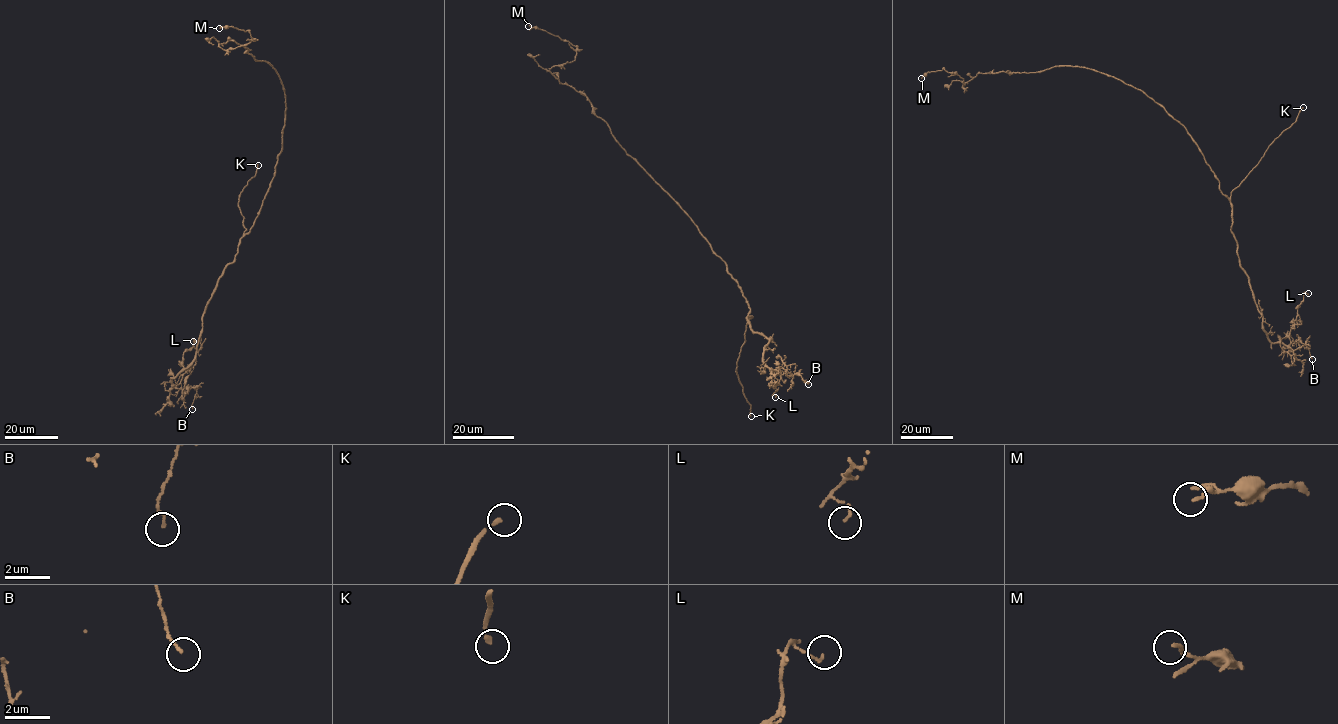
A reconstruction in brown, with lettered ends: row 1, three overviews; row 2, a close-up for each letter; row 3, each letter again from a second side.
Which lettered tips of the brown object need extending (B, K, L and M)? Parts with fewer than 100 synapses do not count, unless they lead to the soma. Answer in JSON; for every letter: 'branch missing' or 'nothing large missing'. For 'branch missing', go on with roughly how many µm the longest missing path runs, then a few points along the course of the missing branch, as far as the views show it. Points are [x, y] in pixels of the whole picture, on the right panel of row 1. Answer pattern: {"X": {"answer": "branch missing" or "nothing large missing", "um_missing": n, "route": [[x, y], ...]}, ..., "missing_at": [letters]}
{"B": {"answer": "nothing large missing"}, "K": {"answer": "branch missing", "um_missing": 25, "route": [[1303, 107], [1315, 87], [1323, 80], [1326, 57]]}, "L": {"answer": "nothing large missing"}, "M": {"answer": "nothing large missing"}, "missing_at": ["K"]}

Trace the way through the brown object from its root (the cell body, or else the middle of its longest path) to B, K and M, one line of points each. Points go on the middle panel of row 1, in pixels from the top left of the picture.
B: (727, 269), (748, 301), (747, 323), (771, 338), (763, 363), (808, 384)
K: (727, 269), (742, 290), (750, 309), (736, 370), (751, 405), (751, 416)
M: (727, 269), (690, 217), (627, 155), (583, 94), (551, 73), (553, 66), (575, 59), (576, 48), (528, 26)

